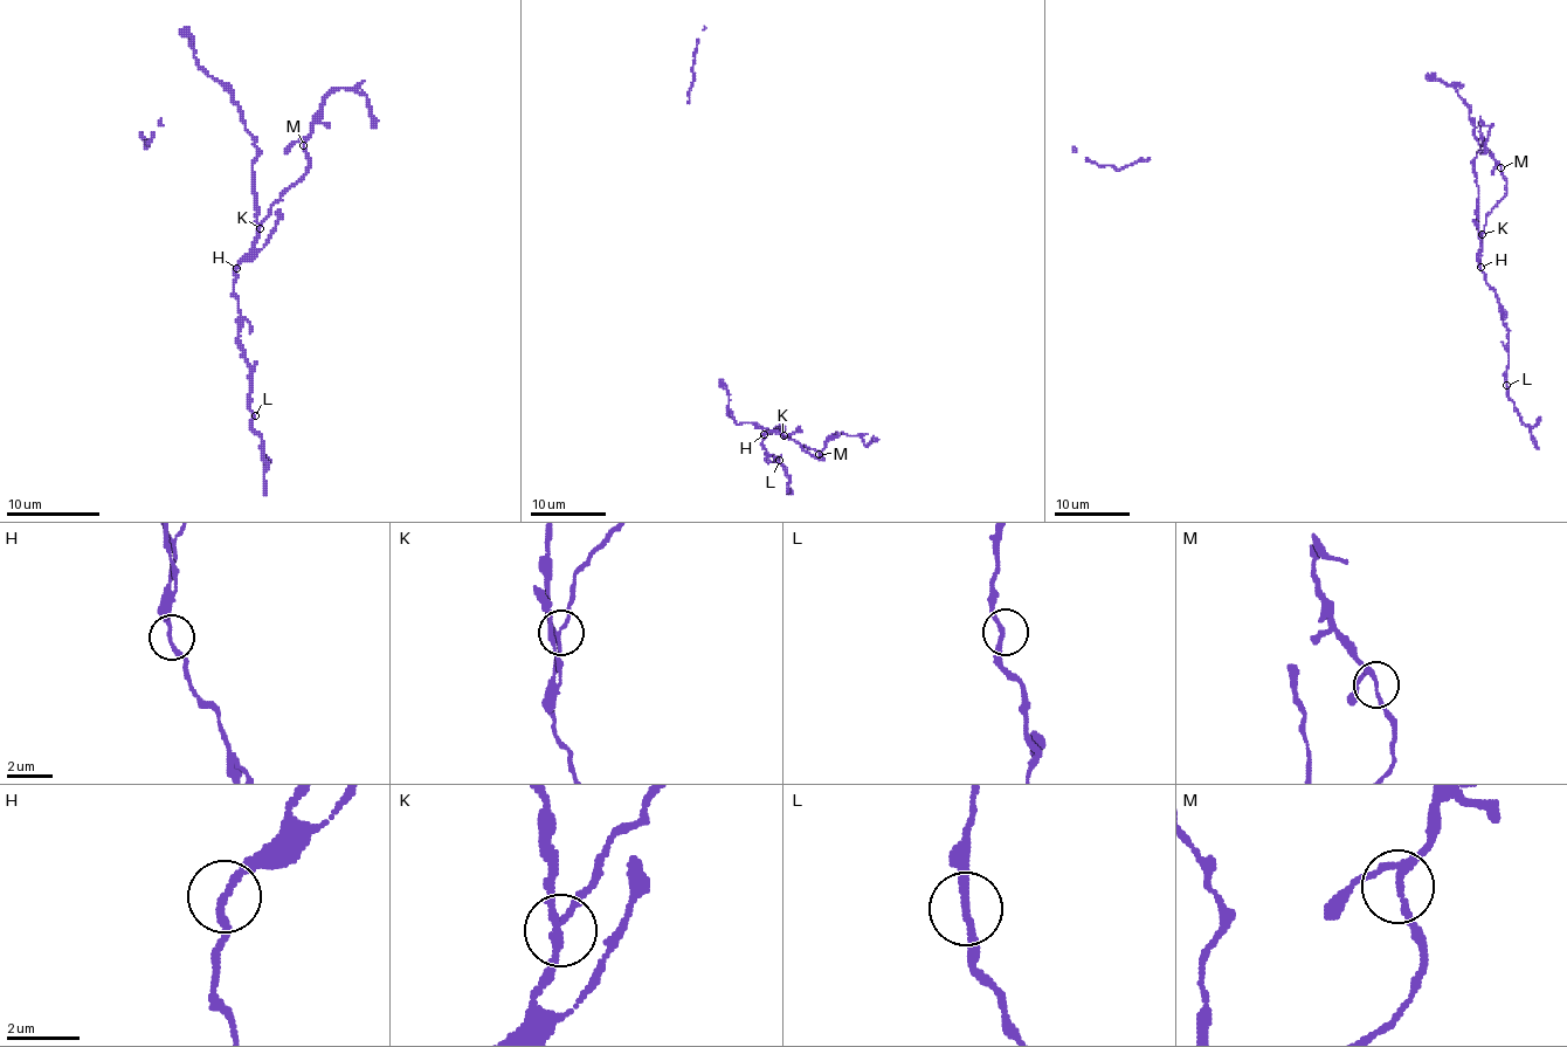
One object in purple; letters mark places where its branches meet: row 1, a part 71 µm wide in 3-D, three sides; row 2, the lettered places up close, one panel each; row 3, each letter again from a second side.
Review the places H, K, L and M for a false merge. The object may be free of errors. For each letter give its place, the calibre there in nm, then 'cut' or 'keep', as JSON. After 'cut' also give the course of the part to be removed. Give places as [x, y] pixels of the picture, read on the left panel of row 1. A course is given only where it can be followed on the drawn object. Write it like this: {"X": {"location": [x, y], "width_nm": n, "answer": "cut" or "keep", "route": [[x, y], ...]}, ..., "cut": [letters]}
{"H": {"location": [236, 268], "width_nm": 180, "answer": "keep"}, "K": {"location": [260, 228], "width_nm": 160, "answer": "keep"}, "L": {"location": [255, 415], "width_nm": 180, "answer": "keep"}, "M": {"location": [303, 145], "width_nm": 180, "answer": "keep"}, "cut": []}

